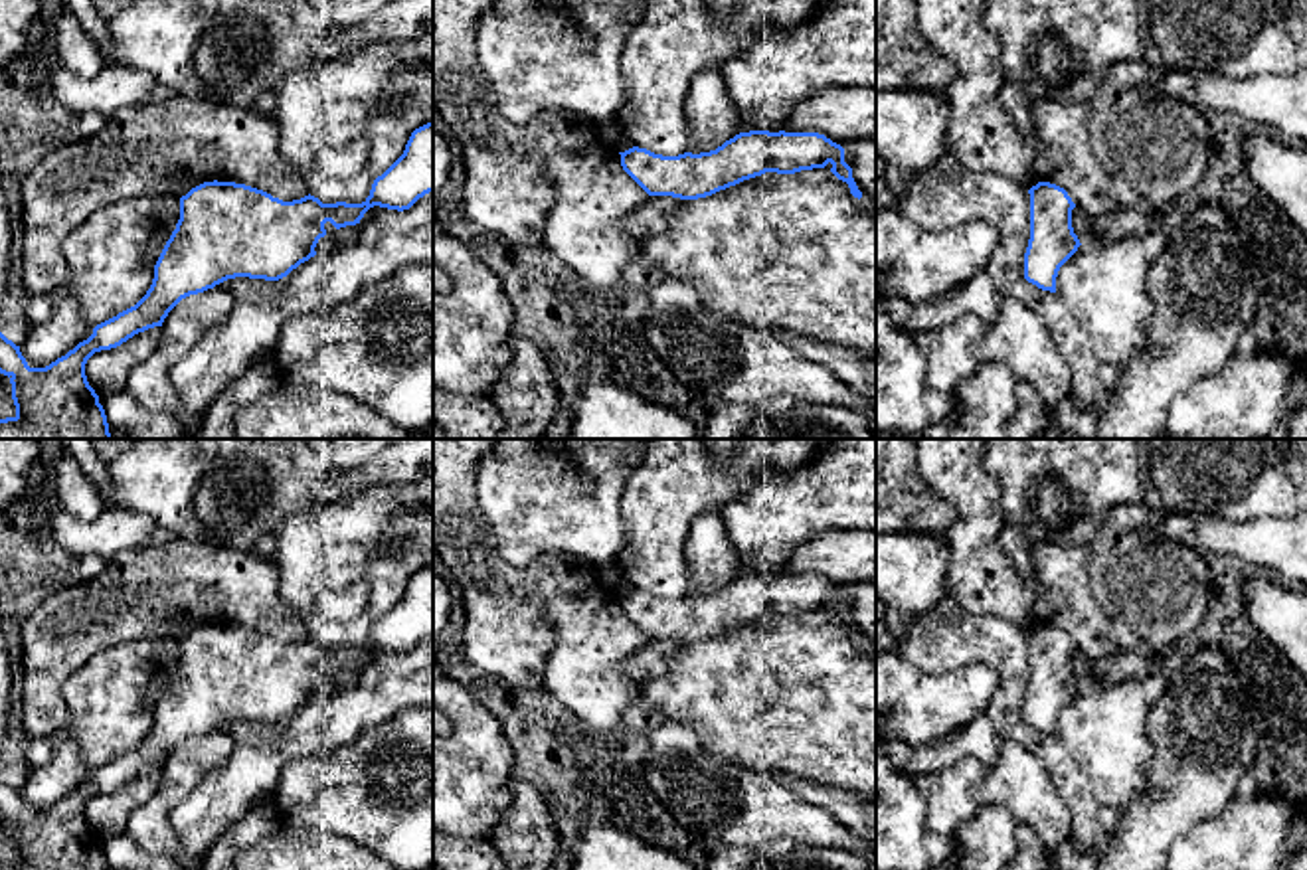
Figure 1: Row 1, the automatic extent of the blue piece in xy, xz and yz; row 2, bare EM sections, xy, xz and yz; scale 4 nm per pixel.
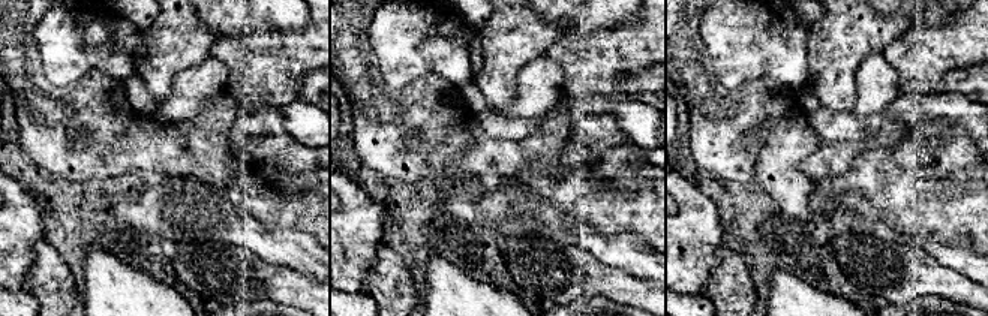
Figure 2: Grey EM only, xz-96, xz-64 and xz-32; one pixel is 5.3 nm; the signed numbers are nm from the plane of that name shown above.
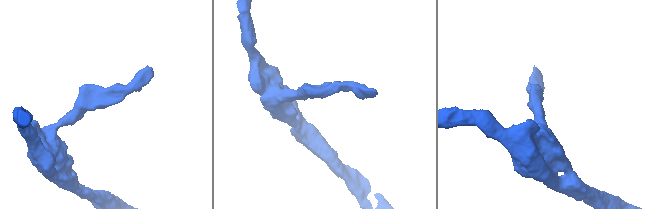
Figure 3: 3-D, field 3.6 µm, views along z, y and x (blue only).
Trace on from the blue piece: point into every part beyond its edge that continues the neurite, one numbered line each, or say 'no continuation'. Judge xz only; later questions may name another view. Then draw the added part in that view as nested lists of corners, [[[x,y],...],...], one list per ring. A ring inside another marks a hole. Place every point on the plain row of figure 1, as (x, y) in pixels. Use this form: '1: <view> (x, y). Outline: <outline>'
no continuation

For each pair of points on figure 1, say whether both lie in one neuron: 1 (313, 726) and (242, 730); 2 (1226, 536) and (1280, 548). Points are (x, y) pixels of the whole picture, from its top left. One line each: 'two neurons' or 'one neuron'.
1: two neurons
2: one neuron

